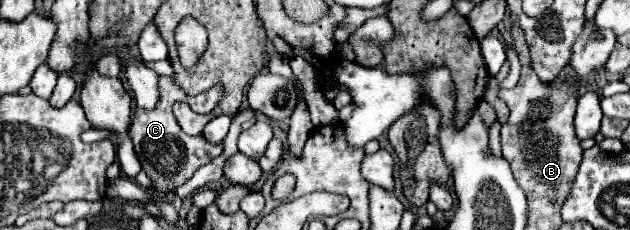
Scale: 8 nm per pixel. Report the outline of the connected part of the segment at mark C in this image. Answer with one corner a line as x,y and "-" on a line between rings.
164,76
159,78
158,90
160,90
160,100
154,110
136,108
132,126
130,126
130,138
134,142
134,152
142,164
142,170
150,176
154,190
166,194
166,192
172,192
176,186
184,184
186,180
190,180
190,176
200,166
208,164
210,160
214,160
216,156
222,154
222,144
210,144
204,136
188,136
182,132
182,128
178,126
178,122
174,118
173,104
179,101
186,102
194,112
208,114
218,104
222,90
212,88
198,96
188,96
180,87
174,86
169,77

